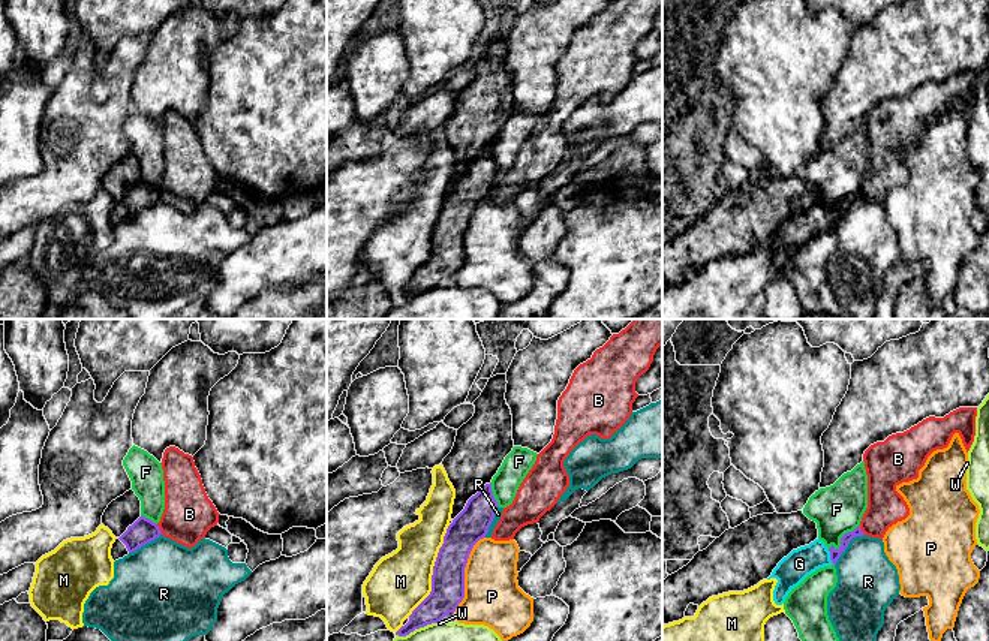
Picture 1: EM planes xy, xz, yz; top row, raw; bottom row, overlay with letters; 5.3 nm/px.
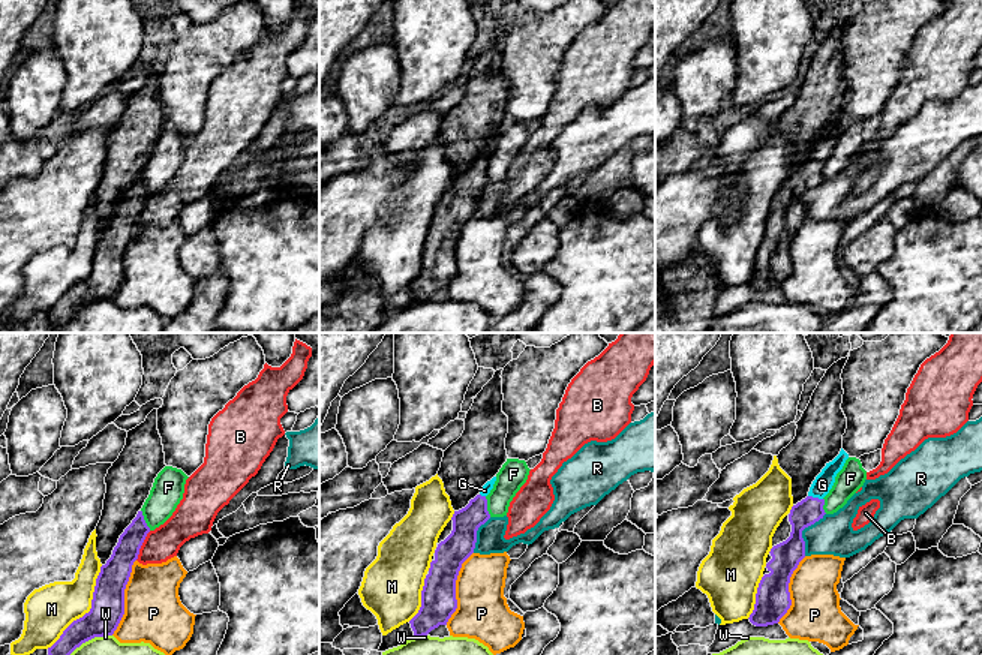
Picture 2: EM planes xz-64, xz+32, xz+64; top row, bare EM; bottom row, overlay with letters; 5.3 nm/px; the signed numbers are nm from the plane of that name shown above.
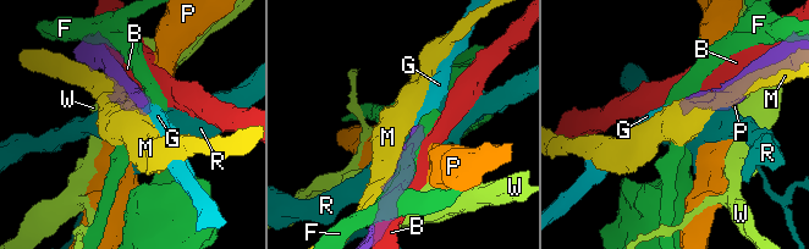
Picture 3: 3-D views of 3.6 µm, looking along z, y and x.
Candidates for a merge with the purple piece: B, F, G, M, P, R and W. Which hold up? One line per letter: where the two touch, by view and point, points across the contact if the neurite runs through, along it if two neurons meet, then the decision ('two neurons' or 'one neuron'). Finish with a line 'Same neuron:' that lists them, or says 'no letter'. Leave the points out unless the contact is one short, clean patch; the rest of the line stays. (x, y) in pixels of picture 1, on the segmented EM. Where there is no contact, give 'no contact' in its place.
B: meets purple in xy at (159, 529); two neurons
F: meets purple in yz at (841, 539); border along yz (859, 524), (841, 538), (836, 548), (827, 548); two neurons
G: meets purple in yz at (830, 557); runs through yz (835, 554), (830, 557), (809, 557), (799, 563); one neuron
M: meets purple in xz at (433, 571); two neurons
P: meets purple in xz at (463, 574); two neurons
R: meets purple in yz at (847, 545); two neurons
W: meets purple in xz at (418, 628); two neurons
Same neuron: G

